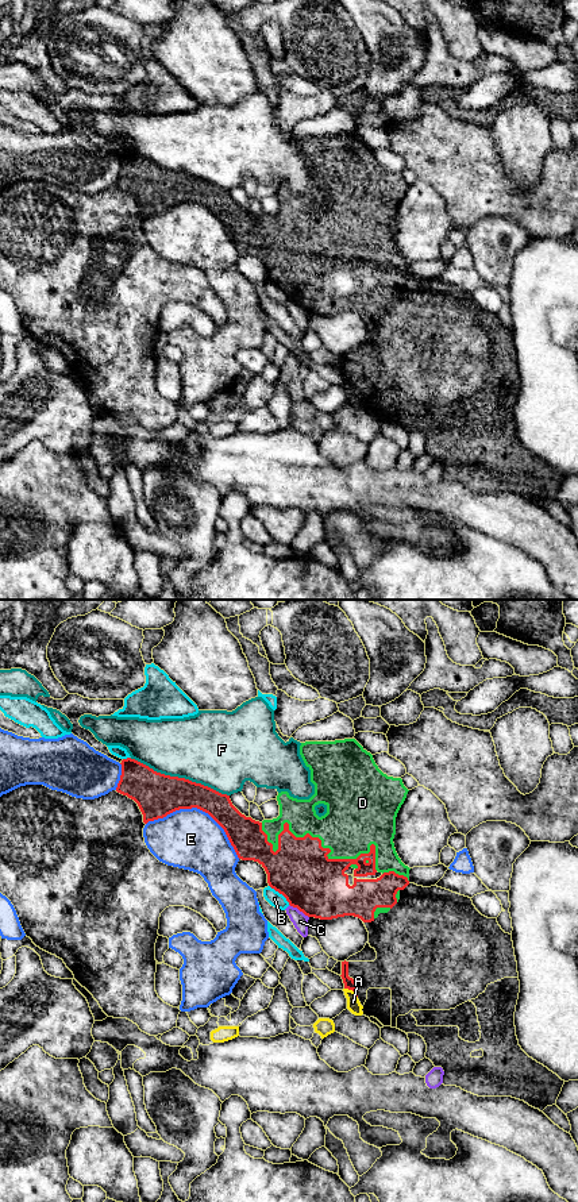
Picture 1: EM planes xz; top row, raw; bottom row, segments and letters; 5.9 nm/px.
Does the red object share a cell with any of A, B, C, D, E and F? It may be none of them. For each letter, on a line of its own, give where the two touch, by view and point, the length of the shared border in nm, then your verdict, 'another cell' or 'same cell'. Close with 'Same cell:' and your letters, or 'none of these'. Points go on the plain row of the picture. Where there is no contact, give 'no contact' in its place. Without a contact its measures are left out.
A: contact xz (349, 384); length 60 nm; another cell
B: contact xz (280, 288); length 170 nm; another cell
C: contact xz (299, 304); length 150 nm; another cell
D: contact xz (320, 235); length 750 nm; same cell
E: contact xz (199, 203); length 600 nm; another cell
F: contact xz (180, 173); length 650 nm; another cell
Same cell: D

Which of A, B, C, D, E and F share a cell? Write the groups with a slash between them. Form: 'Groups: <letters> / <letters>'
Groups: A / B / C / D / E / F

